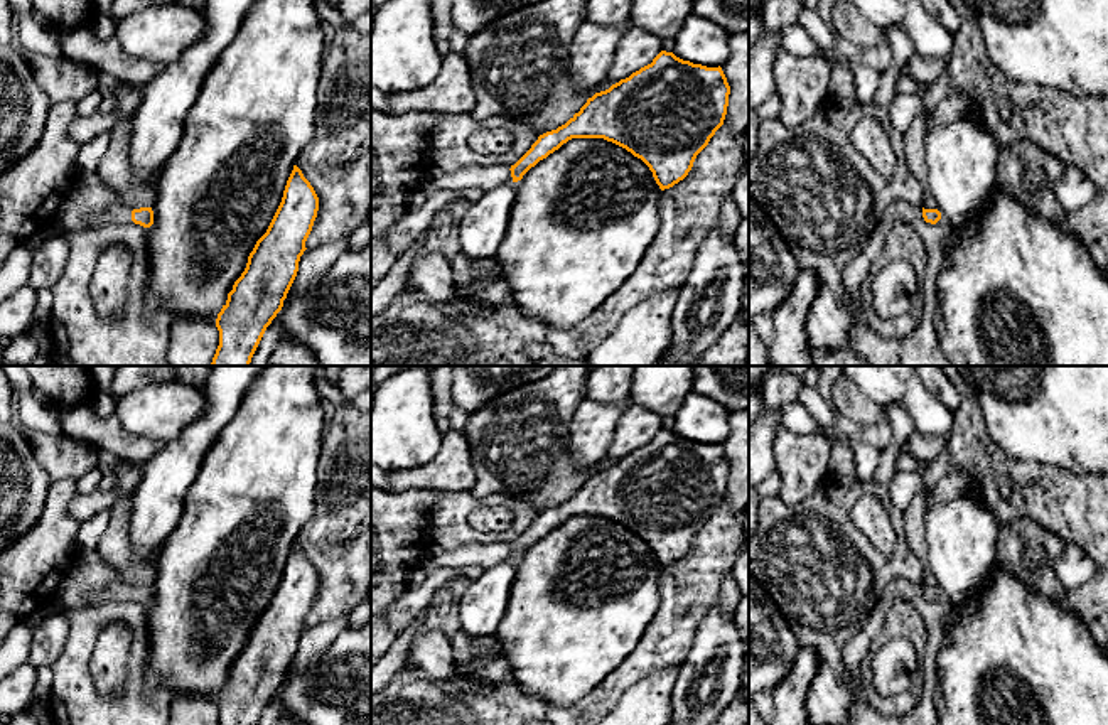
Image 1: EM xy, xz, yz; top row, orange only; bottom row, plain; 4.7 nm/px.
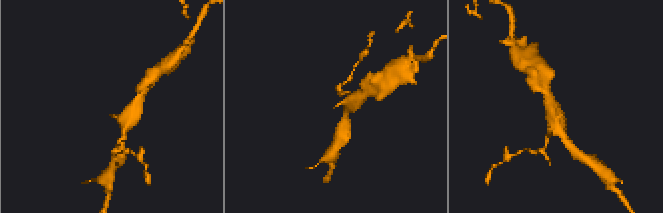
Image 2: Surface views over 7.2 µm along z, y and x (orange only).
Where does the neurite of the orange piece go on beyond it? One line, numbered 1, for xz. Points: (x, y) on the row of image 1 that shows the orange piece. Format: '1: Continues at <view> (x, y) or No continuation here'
1: Continues at xz (483, 177)

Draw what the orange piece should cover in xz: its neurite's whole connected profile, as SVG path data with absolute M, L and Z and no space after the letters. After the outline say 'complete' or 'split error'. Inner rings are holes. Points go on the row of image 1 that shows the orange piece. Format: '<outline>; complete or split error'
M661 51L651 64L589 98L565 125L540 135L514 165L465 167L455 172L430 165L411 201L422 202L444 189L477 187L486 192L501 184L518 182L531 167L572 138L604 138L626 148L649 167L661 191L670 189L688 175L697 155L723 125L729 94L730 86L720 66L693 64Z; split error

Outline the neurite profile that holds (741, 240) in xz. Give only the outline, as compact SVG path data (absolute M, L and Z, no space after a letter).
M749 216L742 218L734 236L734 246L745 268L744 288L742 288L742 314L749 322Z

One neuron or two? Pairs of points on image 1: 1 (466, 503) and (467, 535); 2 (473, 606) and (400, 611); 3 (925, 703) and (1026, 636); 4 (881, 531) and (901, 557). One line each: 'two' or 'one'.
1: one
2: two
3: two
4: two

